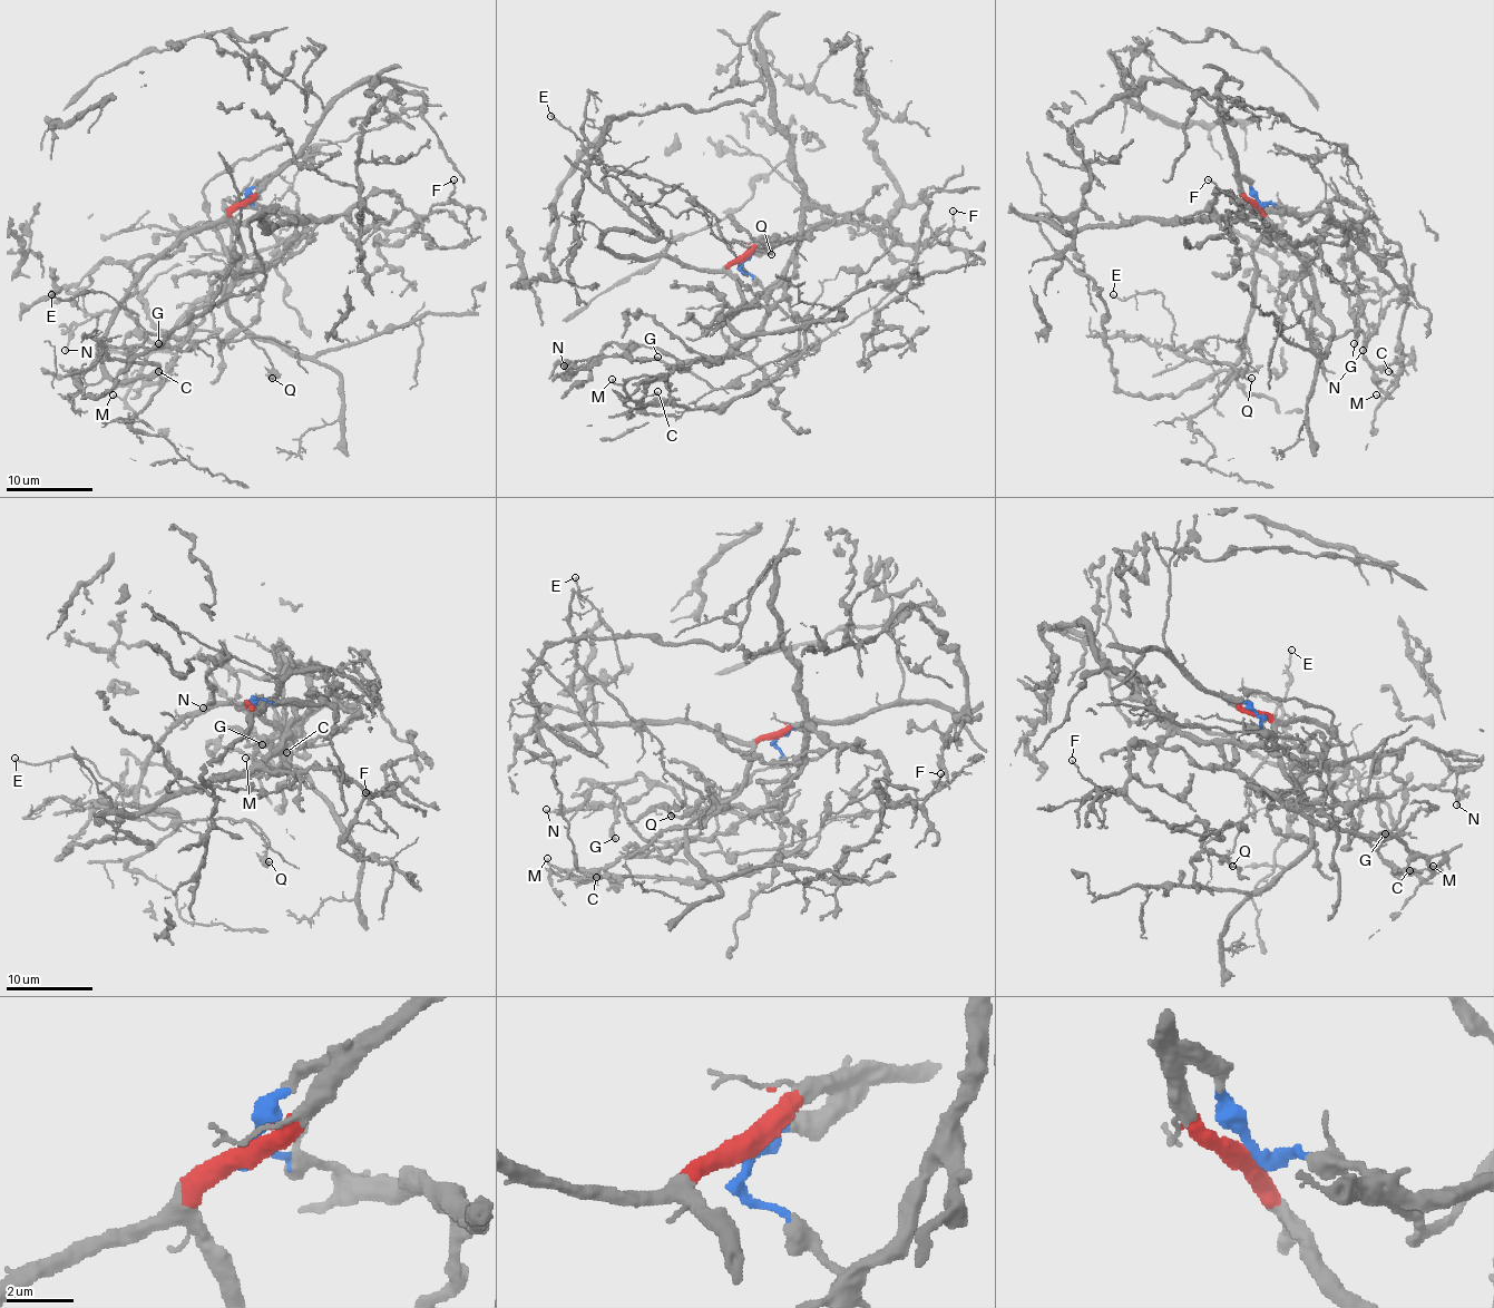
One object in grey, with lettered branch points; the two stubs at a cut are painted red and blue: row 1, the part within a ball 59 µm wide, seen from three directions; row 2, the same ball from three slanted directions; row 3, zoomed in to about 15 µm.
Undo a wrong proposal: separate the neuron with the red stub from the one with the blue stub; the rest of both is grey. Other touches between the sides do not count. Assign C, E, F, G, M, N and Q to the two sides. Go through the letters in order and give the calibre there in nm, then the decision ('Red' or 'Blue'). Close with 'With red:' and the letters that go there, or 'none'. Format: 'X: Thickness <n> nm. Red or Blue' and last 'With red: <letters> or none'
C: Thickness 150 nm. Blue
E: Thickness 150 nm. Red
F: Thickness 110 nm. Blue
G: Thickness 220 nm. Blue
M: Thickness 150 nm. Blue
N: Thickness 130 nm. Blue
Q: Thickness 160 nm. Red
With red: E, Q

